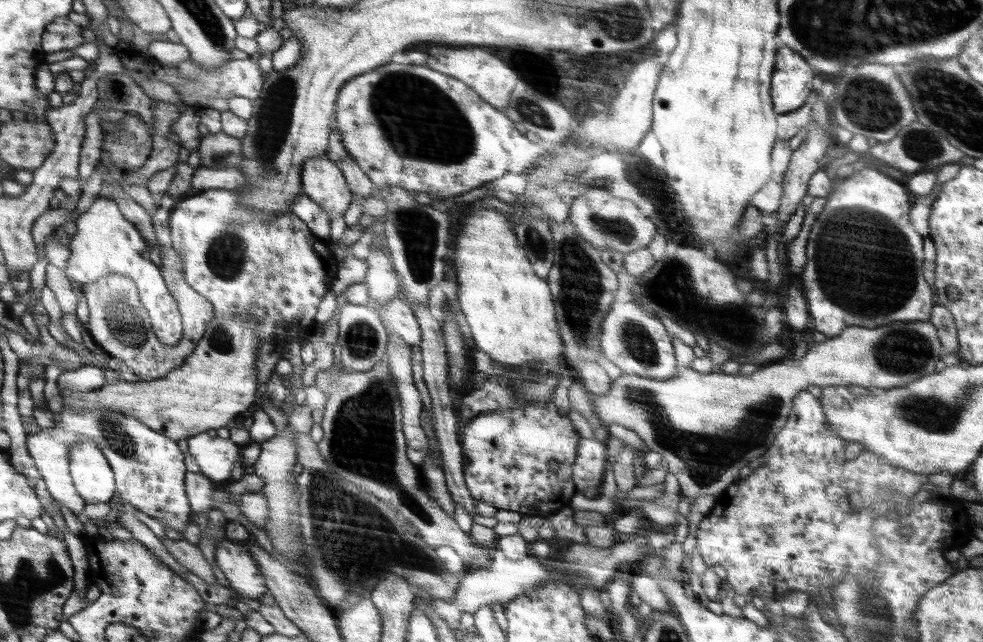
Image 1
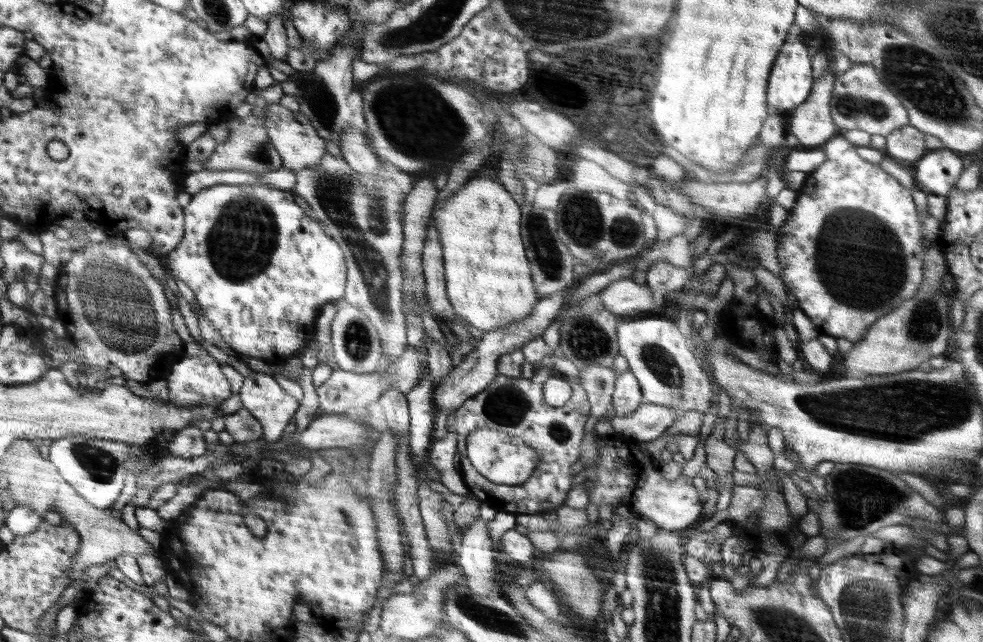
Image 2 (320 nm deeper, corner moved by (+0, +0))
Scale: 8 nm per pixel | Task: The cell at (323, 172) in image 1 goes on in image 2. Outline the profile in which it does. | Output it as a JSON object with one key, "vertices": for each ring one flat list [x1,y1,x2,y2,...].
{"vertices":[[269,103,265,110,265,127,270,142,275,146,283,166,287,169,313,169,319,165,321,156,328,153,325,140,320,138,310,121,300,111,292,111,279,103]]}

